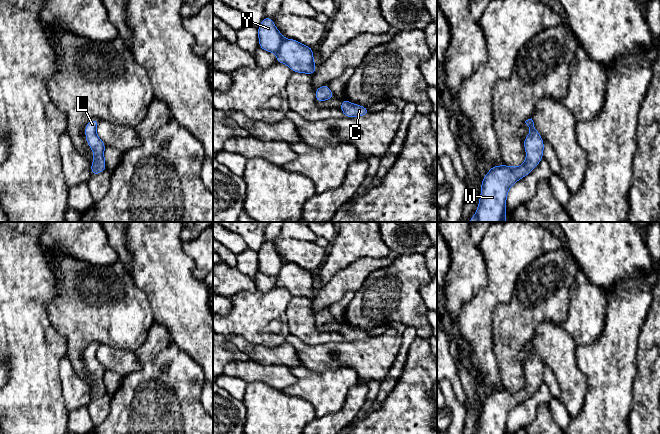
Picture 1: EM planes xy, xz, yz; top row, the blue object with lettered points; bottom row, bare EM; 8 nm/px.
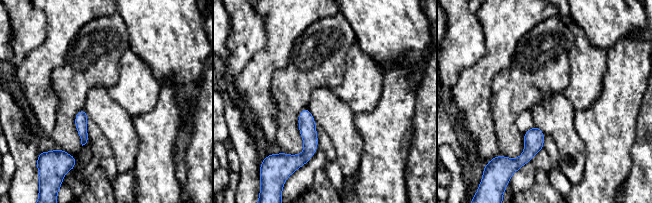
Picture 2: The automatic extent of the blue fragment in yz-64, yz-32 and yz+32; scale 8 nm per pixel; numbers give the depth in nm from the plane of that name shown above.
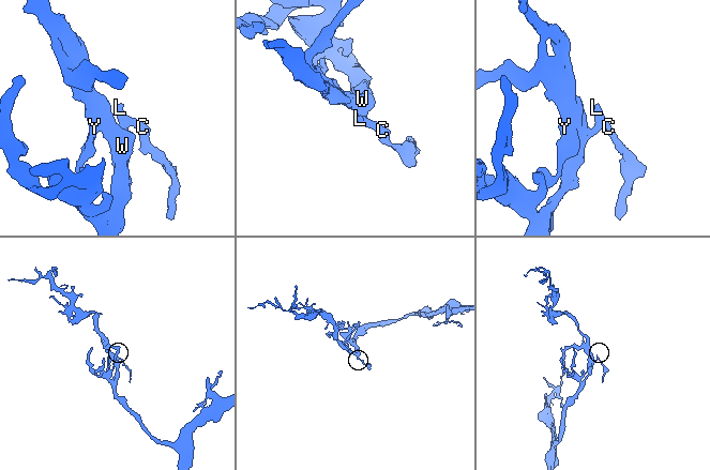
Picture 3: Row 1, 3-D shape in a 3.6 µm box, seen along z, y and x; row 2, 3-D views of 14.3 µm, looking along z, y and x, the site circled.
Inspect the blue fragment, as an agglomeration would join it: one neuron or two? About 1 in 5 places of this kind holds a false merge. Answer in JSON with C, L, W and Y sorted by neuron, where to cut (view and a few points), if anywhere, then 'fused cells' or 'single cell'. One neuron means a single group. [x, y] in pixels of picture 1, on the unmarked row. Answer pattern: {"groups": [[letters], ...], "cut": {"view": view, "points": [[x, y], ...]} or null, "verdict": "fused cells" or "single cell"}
{"groups": [["C", "L", "W", "Y"]], "cut": null, "verdict": "single cell"}

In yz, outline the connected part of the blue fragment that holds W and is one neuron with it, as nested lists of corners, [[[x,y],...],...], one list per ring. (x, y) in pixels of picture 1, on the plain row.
[[[531,343],[525,345],[530,358],[523,364],[526,385],[519,391],[508,389],[492,390],[482,402],[481,418],[477,434],[507,434],[506,423],[509,413],[517,405],[531,397],[543,383],[544,365]]]

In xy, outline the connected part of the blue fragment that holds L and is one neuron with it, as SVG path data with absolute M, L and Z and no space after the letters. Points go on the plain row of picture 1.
M91 343L85 350L86 365L94 377L94 385L91 387L91 399L98 399L107 392L104 382L106 369L96 358L98 347L99 344Z

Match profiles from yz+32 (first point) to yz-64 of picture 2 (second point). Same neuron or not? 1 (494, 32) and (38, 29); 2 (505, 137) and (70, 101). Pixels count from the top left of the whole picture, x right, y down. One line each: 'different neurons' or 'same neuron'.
1: different neurons
2: same neuron

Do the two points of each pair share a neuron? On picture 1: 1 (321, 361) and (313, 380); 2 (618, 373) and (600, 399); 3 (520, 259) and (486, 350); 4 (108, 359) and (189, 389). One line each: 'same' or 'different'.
1: different
2: same
3: same
4: different

